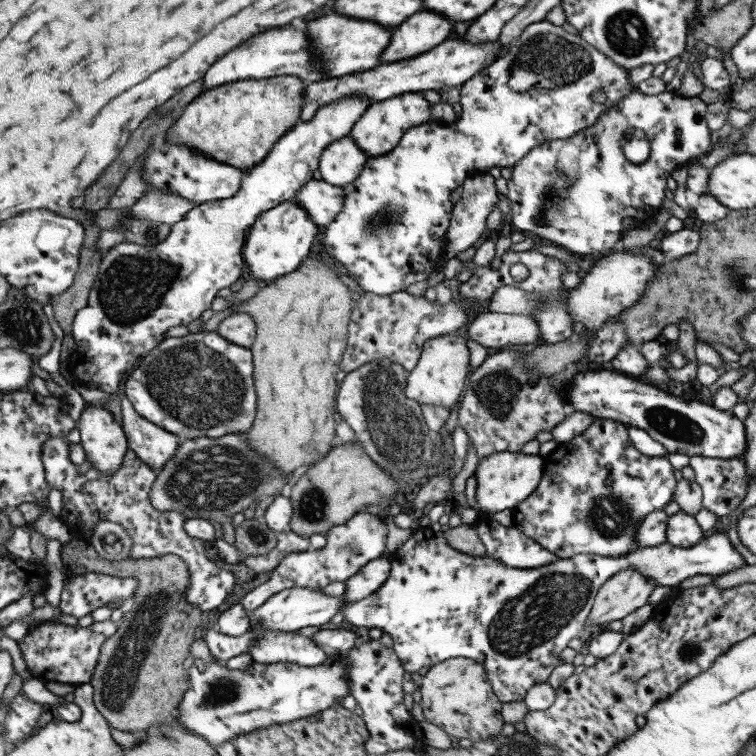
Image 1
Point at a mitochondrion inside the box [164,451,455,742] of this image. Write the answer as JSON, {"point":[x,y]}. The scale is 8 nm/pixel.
{"point":[221,692]}

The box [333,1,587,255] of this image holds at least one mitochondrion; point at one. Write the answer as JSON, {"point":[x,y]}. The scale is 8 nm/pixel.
{"point":[555,193]}

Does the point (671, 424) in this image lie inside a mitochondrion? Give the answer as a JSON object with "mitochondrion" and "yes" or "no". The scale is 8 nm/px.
{"mitochondrion":"yes"}

